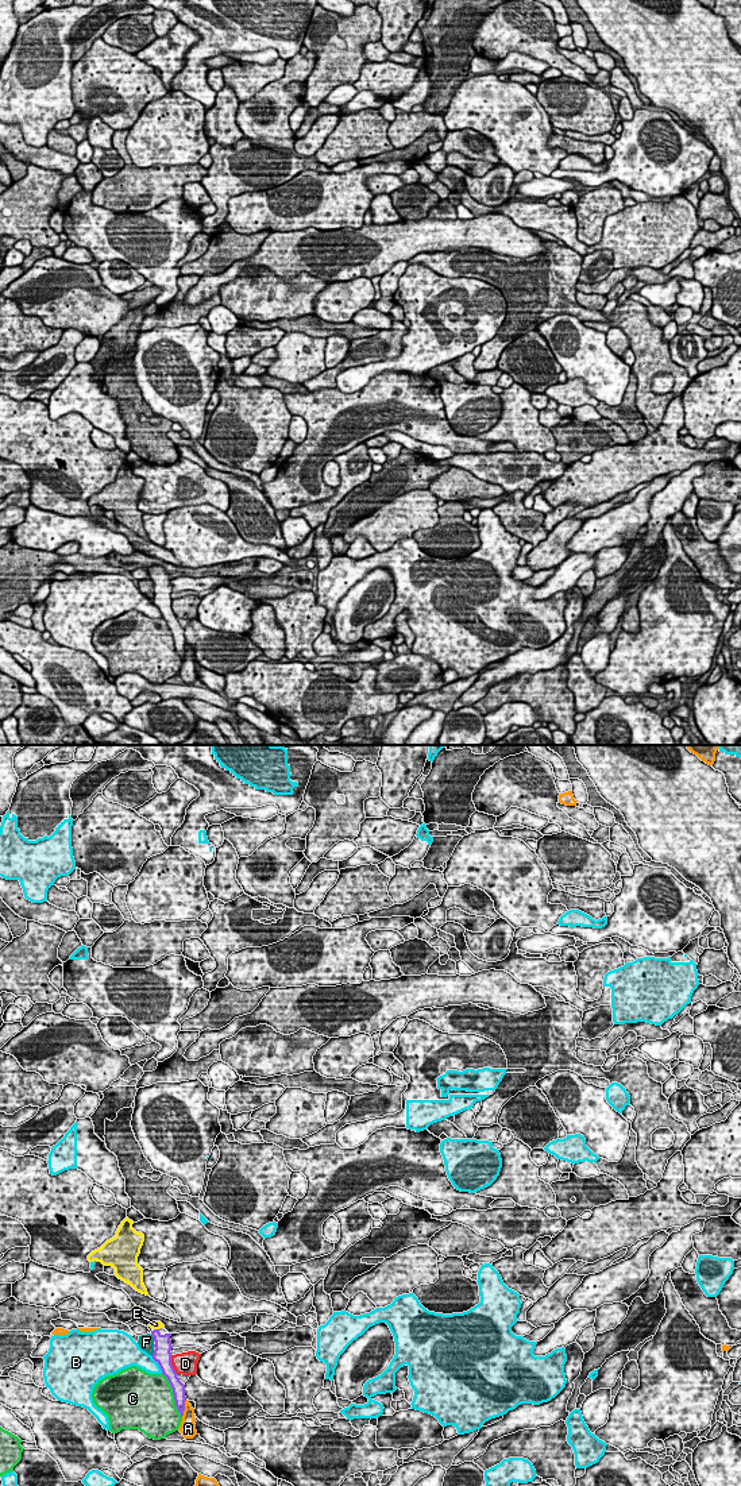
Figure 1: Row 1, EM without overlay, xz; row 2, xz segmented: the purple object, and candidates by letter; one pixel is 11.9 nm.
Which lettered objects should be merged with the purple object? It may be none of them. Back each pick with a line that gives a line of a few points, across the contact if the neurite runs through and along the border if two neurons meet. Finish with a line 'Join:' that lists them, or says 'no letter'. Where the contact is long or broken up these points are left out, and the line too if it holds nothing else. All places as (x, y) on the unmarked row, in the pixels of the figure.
E: Line: xz (162, 589), (157, 581), (157, 574), (155, 568)
Join: E

